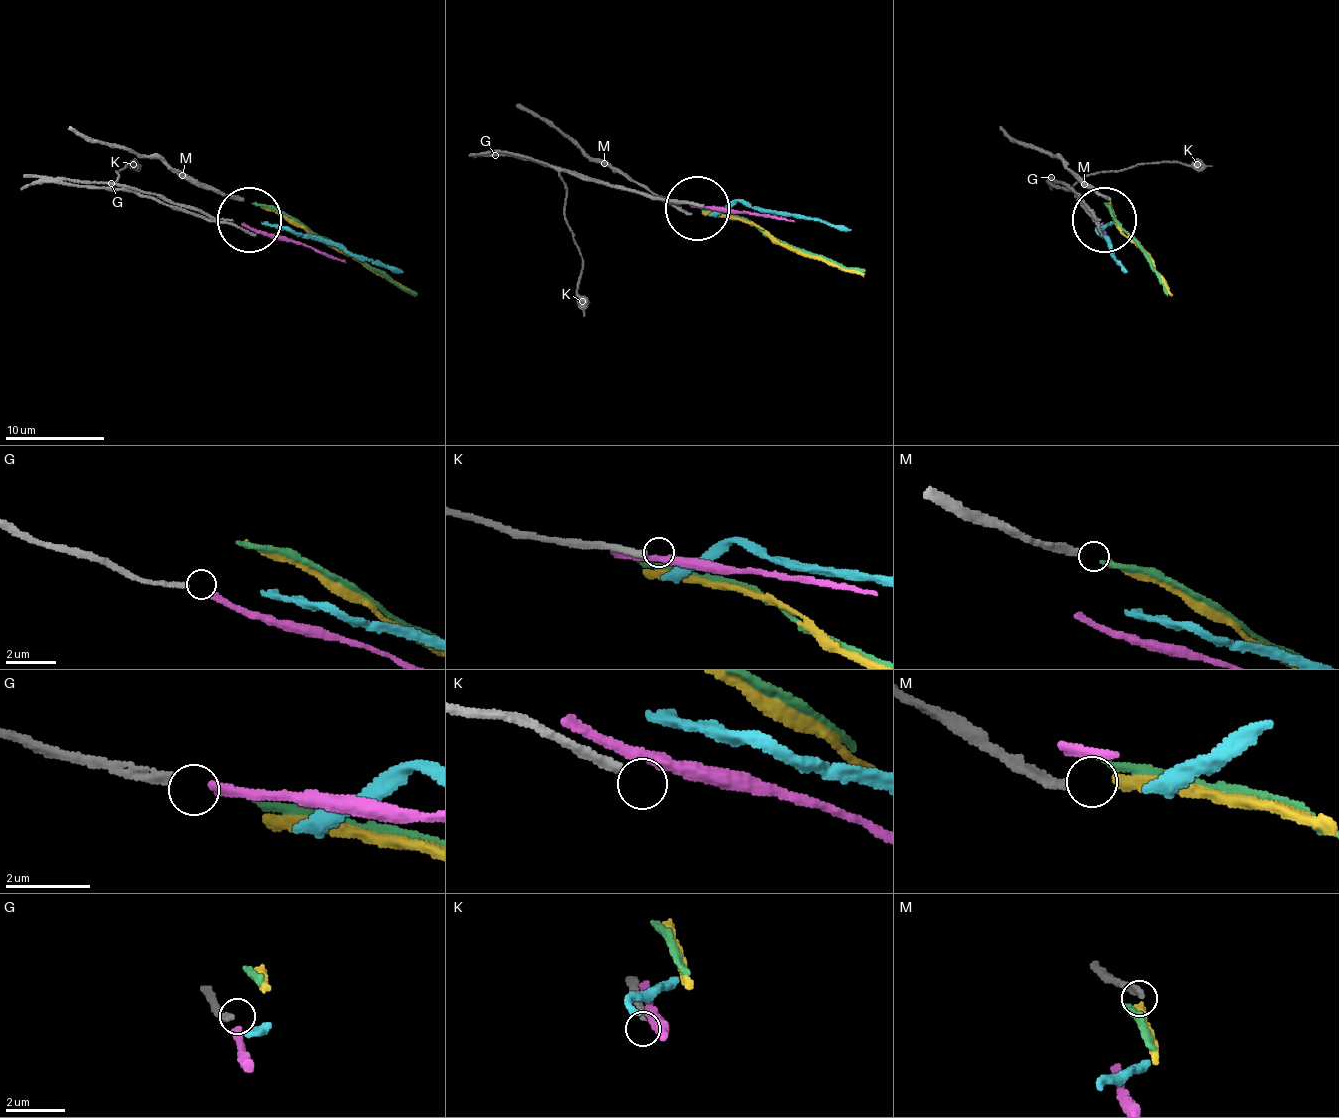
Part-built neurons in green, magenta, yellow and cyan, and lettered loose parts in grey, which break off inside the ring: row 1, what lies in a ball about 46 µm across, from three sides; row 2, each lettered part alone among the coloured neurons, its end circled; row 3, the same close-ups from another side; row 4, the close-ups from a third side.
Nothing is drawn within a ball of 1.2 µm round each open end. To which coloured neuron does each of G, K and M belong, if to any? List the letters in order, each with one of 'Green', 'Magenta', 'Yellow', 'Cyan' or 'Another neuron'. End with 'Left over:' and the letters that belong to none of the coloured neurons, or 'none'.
G: Magenta
K: Another neuron
M: Yellow
Left over: K

